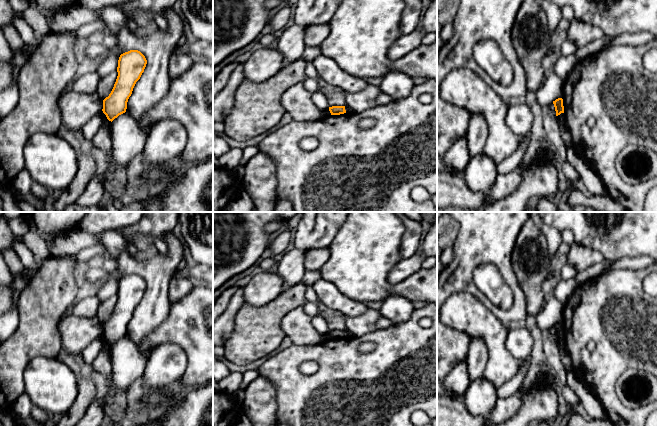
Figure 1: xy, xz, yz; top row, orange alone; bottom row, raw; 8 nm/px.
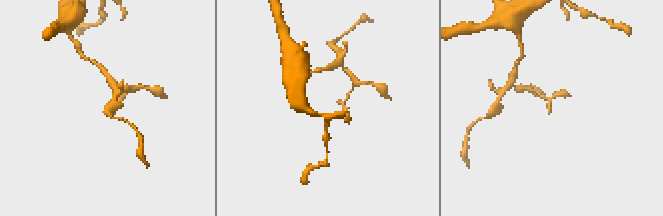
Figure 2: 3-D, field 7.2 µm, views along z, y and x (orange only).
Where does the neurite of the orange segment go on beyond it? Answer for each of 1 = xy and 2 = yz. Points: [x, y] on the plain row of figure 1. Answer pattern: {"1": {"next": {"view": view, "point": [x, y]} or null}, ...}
{"1": {"next": null}, "2": {"next": null}}

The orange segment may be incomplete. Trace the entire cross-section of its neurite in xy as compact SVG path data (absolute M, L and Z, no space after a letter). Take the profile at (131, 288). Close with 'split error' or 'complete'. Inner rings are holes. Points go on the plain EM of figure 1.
M130 274L120 279L116 306L109 320L103 324L102 335L109 345L112 346L126 336L128 323L146 288L145 280L138 274Z | complete

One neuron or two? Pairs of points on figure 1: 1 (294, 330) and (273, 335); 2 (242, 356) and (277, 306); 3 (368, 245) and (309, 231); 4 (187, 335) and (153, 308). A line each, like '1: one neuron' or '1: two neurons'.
1: two neurons
2: one neuron
3: two neurons
4: two neurons

